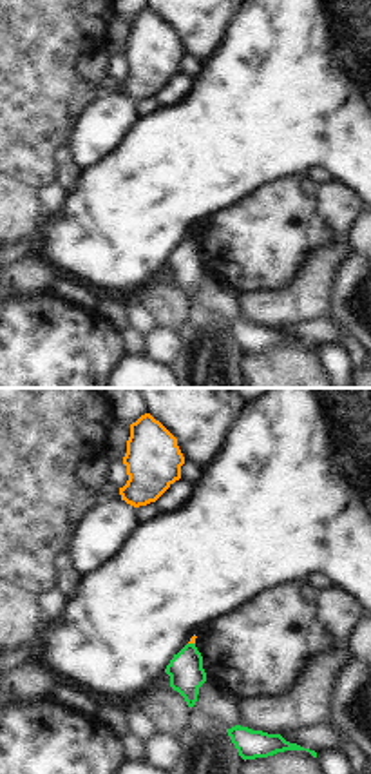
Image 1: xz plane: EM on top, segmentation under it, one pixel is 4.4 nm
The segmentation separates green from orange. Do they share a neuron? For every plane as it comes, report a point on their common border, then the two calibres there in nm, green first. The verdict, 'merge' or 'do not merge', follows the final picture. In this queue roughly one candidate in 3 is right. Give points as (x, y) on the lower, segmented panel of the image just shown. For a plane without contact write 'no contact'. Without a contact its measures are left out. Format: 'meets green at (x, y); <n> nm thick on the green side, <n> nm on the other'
meets green at (192, 644); 160 nm thick on the green side, 30 nm on the other

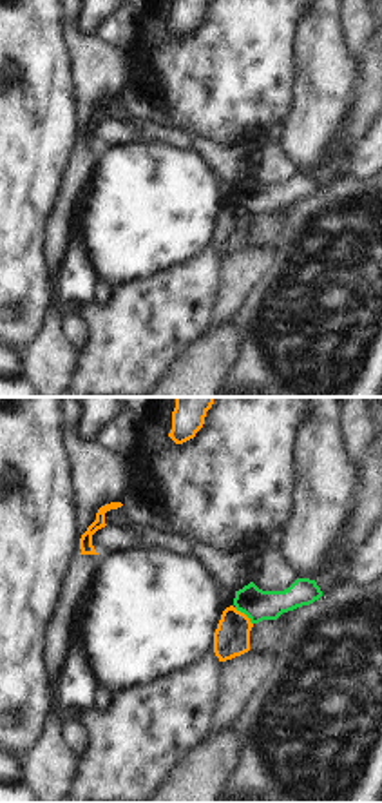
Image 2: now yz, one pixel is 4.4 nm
meets green at (245, 613); 140 nm thick on the green side, 160 nm on the other

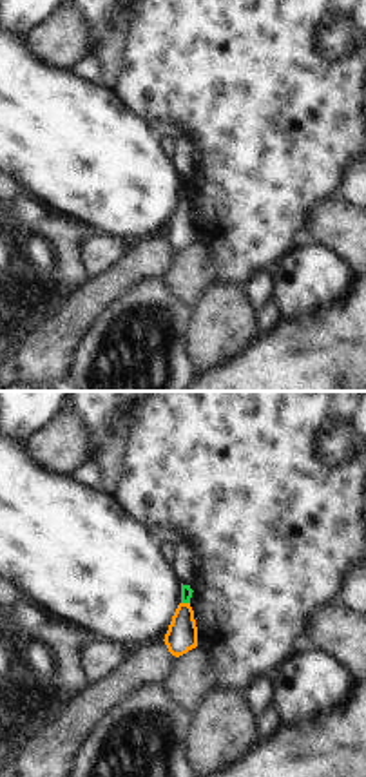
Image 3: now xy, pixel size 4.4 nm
meets green at (185, 602); 50 nm thick on the green side, 140 nm on the other

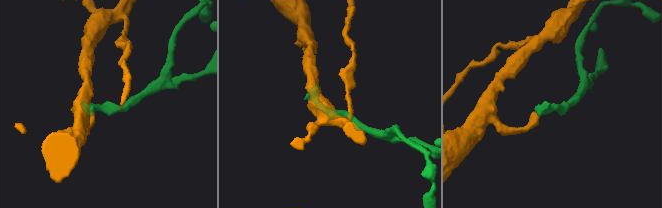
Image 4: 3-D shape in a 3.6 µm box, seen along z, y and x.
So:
do not merge

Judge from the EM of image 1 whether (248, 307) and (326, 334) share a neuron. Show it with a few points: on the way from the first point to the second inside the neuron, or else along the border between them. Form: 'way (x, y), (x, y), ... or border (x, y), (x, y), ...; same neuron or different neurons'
border (326, 316), (303, 319), (281, 328); different neurons

